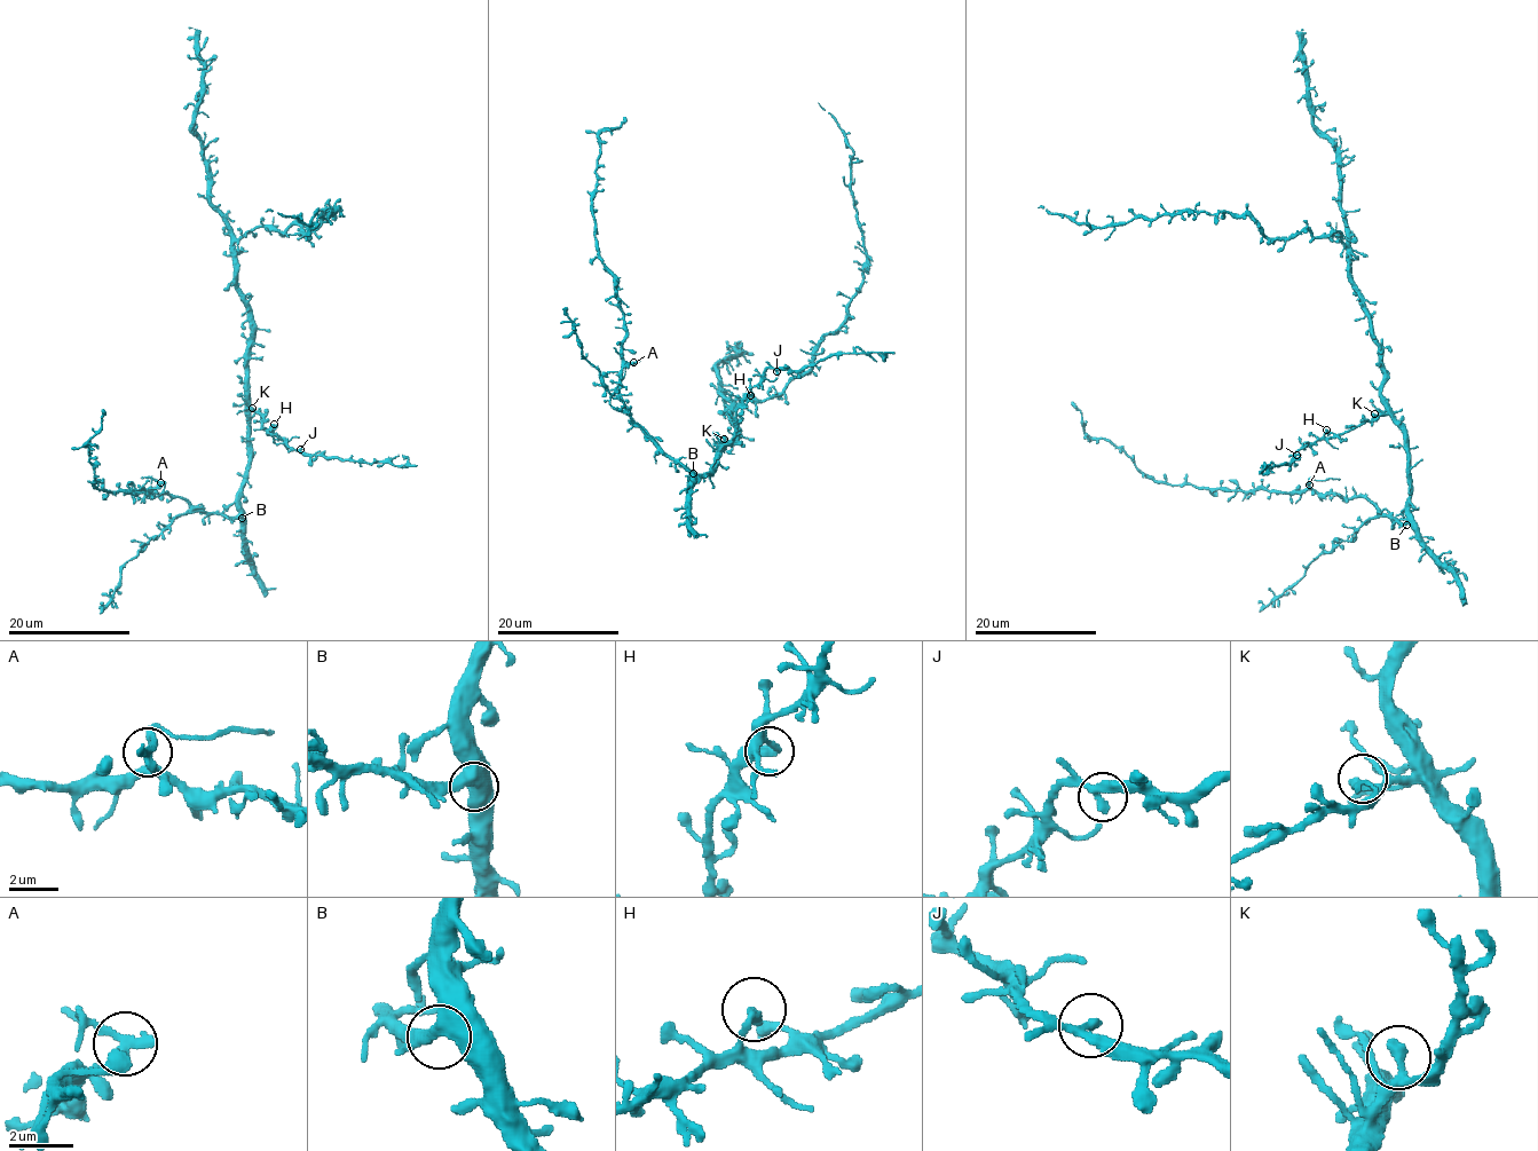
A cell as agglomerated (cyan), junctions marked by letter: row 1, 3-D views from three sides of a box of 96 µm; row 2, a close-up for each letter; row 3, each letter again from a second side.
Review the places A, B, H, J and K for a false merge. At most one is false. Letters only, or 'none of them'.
A

